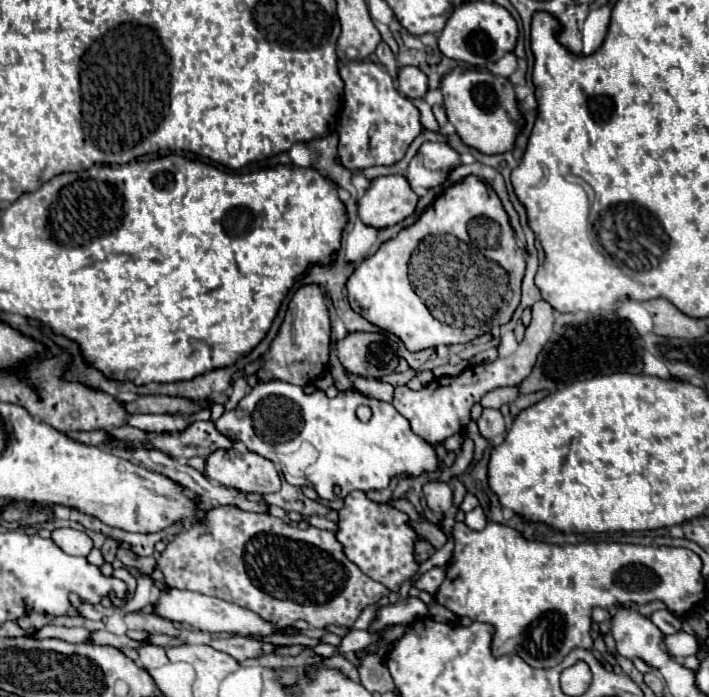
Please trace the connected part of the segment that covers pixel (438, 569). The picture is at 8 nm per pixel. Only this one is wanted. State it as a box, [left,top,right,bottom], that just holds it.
[416,566,446,594]

